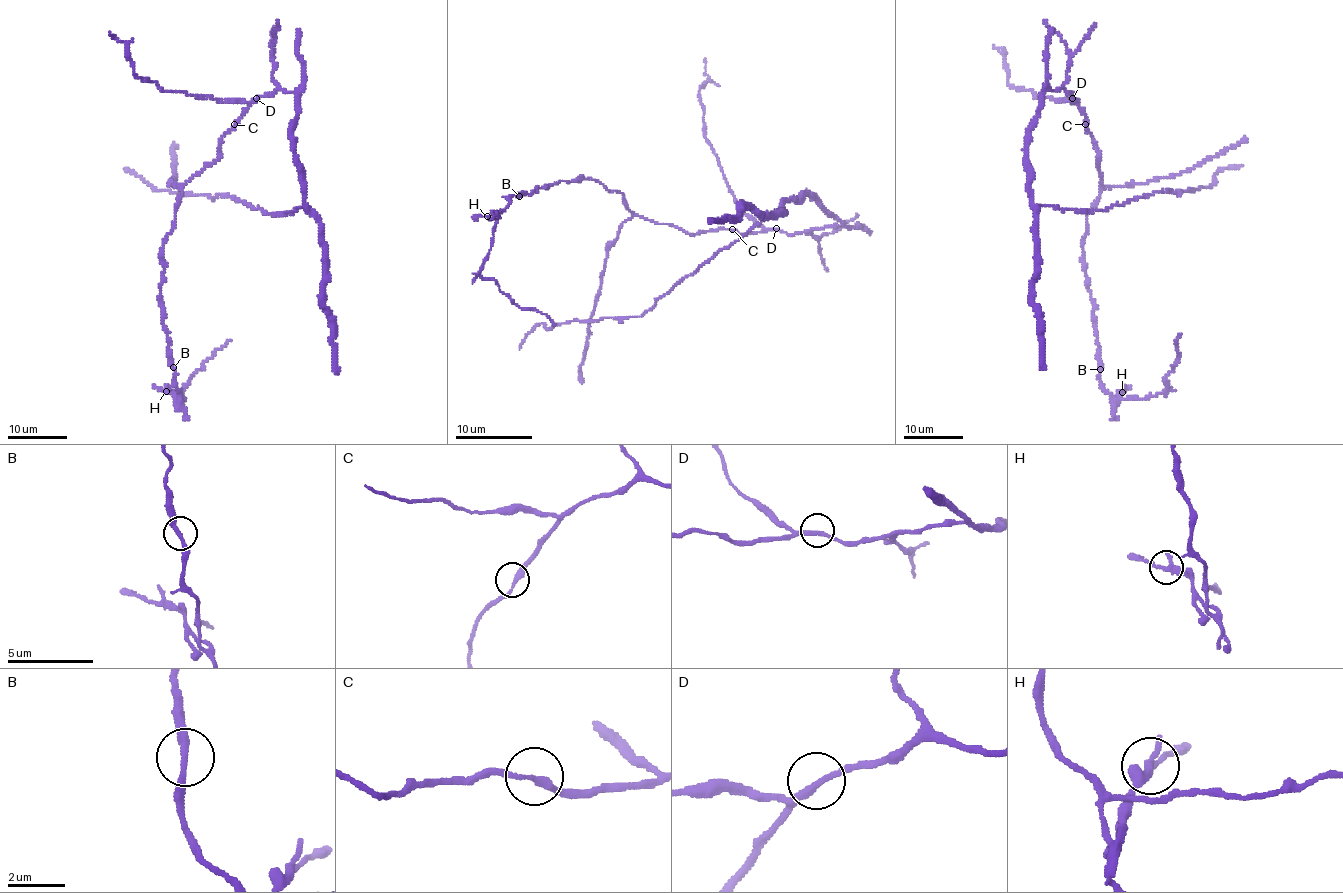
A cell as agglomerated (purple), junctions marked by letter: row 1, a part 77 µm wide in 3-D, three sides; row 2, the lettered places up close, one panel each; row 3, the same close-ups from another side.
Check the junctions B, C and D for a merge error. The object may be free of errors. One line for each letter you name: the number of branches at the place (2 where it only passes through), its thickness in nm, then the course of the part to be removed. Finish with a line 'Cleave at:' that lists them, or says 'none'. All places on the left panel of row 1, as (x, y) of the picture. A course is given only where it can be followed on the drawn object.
B: 2 | 240 nm | (173, 367), (179, 398), (185, 400), (183, 388), (203, 363), (232, 340)
Cleave at: B

